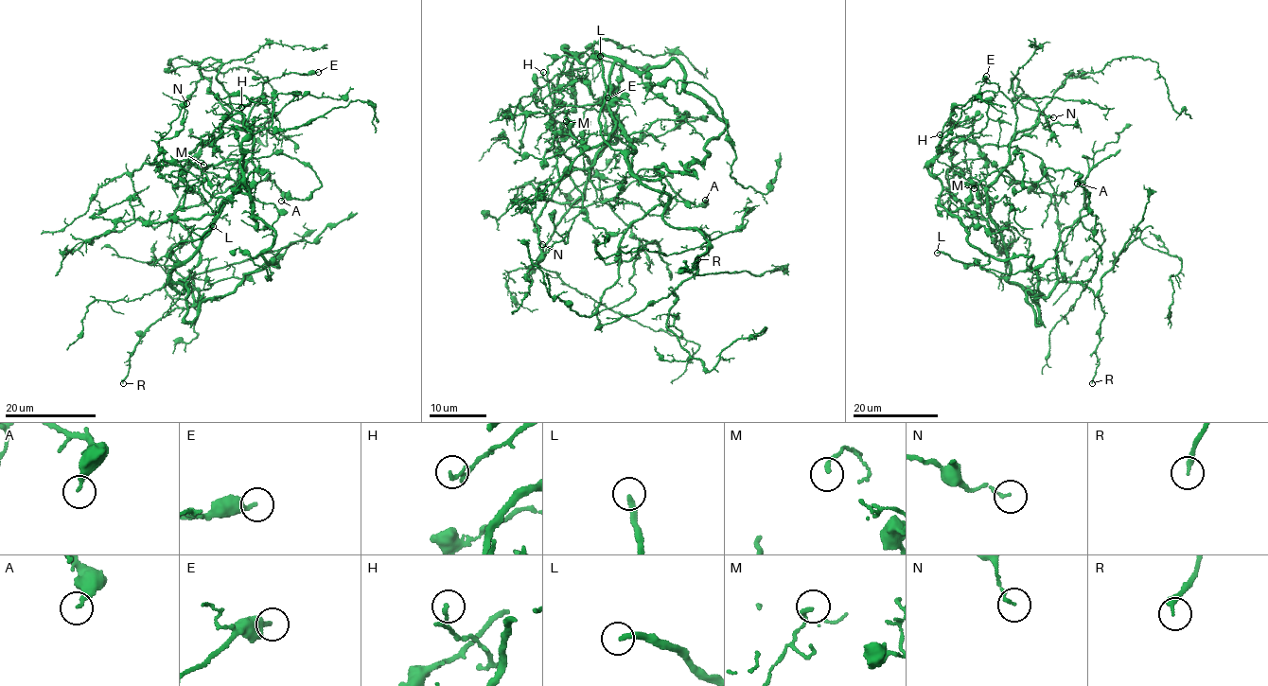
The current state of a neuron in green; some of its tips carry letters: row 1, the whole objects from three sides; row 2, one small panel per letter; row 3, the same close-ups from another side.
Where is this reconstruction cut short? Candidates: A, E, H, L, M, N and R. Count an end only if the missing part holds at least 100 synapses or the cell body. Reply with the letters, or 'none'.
L

